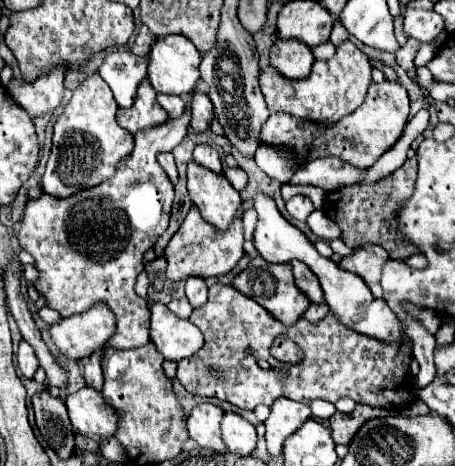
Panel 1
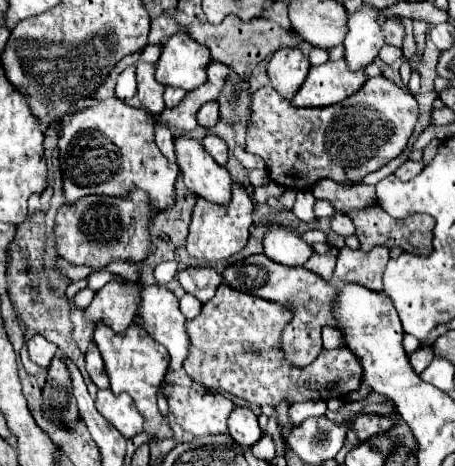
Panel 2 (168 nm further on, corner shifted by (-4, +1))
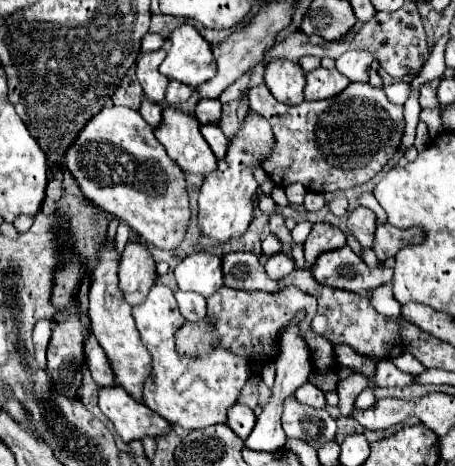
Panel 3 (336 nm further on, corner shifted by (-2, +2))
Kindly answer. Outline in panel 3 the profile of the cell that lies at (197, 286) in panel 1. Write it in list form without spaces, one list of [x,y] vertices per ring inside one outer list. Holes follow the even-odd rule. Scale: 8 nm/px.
[[[193,253],[175,267],[175,279],[181,291],[195,291],[209,297],[223,287],[221,259],[211,253]]]

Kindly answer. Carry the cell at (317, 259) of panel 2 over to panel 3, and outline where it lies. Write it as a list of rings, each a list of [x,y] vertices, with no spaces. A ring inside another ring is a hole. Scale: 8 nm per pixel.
[[[323,223],[313,225],[313,229],[311,229],[311,233],[303,245],[307,267],[311,267],[321,253],[335,251],[343,245],[345,245],[345,233],[341,229],[337,229],[333,225],[323,225]]]

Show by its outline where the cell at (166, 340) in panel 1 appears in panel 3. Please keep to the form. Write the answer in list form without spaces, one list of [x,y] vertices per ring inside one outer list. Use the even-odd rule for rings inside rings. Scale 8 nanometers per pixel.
[[[153,285],[145,303],[133,309],[133,317],[143,345],[153,355],[153,373],[143,389],[145,405],[159,413],[163,419],[167,419],[171,425],[181,425],[187,431],[203,429],[215,423],[225,423],[225,411],[237,401],[241,387],[251,377],[247,359],[239,359],[237,355],[231,355],[223,349],[215,349],[211,351],[211,355],[199,359],[181,359],[175,351],[175,331],[185,323],[185,319],[177,307],[173,291],[165,285]]]

